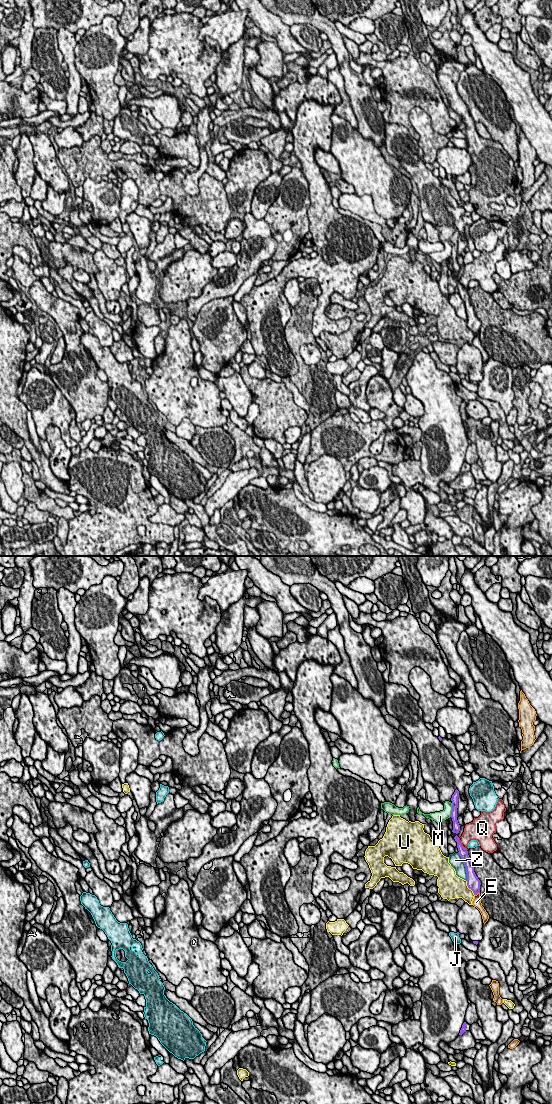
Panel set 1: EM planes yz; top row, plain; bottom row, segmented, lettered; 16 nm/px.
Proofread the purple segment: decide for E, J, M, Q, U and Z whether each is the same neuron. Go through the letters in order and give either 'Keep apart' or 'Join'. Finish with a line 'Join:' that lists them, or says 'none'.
E: Keep apart
J: Keep apart
M: Keep apart
Q: Keep apart
U: Keep apart
Z: Keep apart
Join: none

